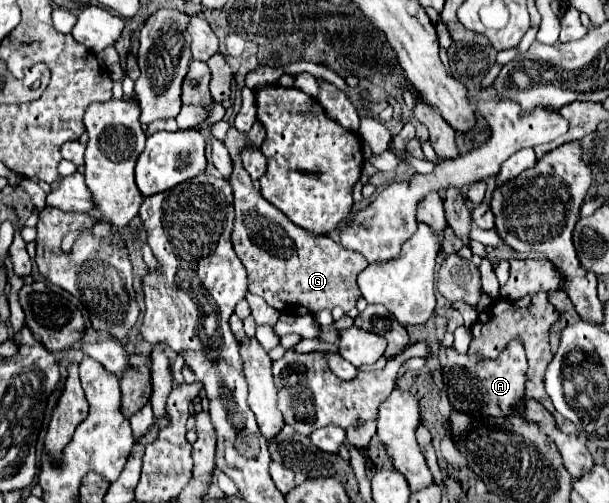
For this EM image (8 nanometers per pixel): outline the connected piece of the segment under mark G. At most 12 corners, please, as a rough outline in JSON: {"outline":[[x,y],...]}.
{"outline":[[231,128],[233,248],[281,314],[355,308],[367,260],[269,204]]}

